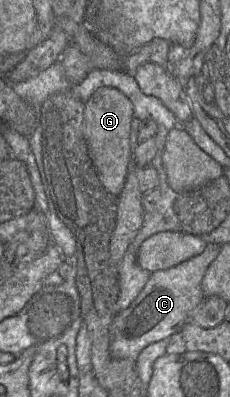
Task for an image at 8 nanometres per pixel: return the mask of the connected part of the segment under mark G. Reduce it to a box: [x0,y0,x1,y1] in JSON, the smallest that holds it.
[85,87,133,196]

